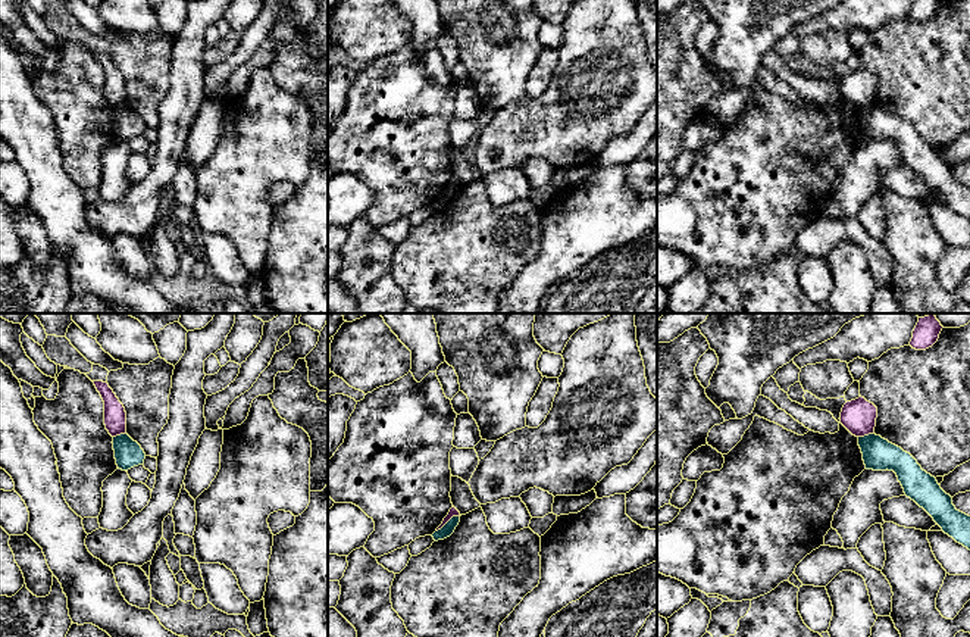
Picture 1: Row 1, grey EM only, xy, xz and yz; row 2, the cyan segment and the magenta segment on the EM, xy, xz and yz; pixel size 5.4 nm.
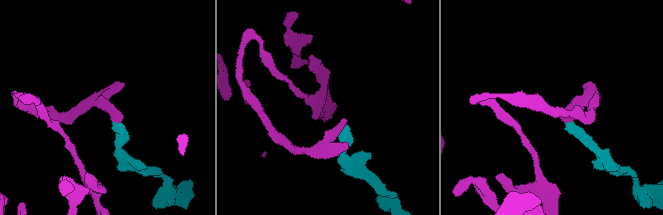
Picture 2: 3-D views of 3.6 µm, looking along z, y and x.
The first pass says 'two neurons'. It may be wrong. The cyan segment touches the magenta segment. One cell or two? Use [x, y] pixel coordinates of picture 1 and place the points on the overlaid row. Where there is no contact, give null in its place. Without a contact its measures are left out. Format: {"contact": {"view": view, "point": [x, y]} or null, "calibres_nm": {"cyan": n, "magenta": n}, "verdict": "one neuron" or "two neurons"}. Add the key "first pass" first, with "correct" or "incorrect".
{"first pass": "correct", "contact": {"view": "xz", "point": [450, 520]}, "calibres_nm": {"cyan": 70, "magenta": 50}, "verdict": "two neurons"}

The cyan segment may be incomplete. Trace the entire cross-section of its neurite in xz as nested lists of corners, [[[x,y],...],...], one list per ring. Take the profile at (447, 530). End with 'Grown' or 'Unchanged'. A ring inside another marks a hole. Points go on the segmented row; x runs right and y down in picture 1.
[[[453,516],[441,530],[432,534],[434,540],[438,541],[450,537],[454,533],[459,522],[460,522],[460,516]]]. Unchanged

